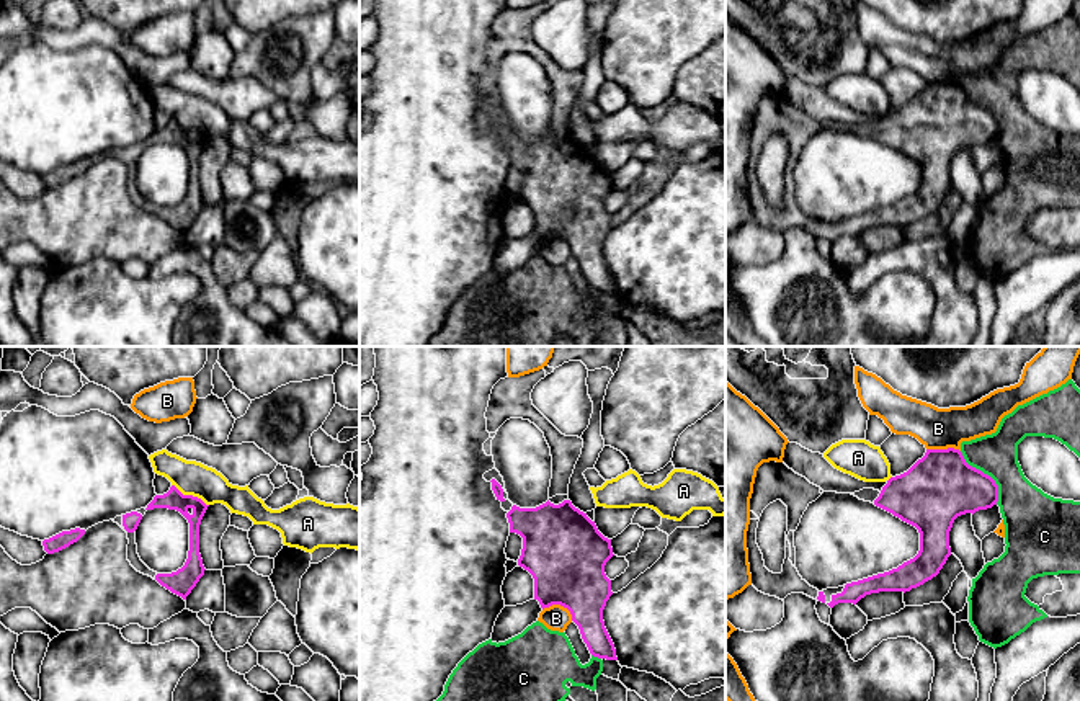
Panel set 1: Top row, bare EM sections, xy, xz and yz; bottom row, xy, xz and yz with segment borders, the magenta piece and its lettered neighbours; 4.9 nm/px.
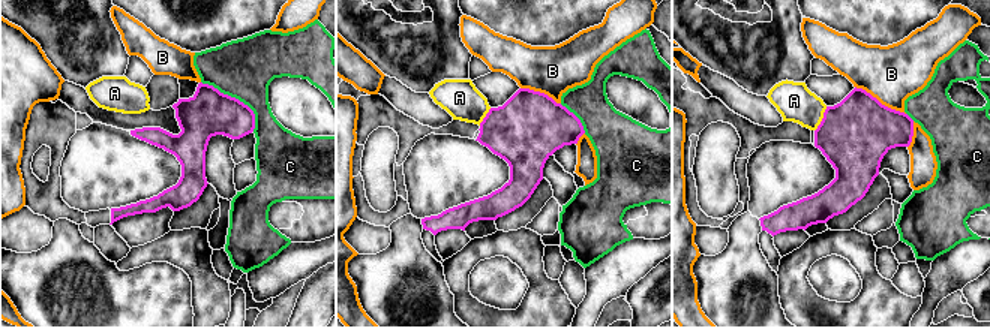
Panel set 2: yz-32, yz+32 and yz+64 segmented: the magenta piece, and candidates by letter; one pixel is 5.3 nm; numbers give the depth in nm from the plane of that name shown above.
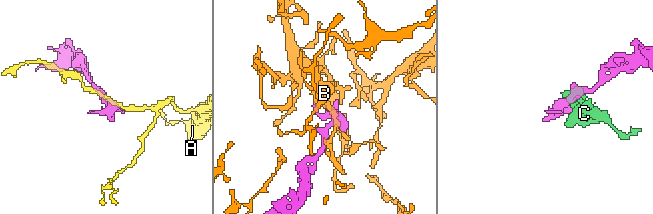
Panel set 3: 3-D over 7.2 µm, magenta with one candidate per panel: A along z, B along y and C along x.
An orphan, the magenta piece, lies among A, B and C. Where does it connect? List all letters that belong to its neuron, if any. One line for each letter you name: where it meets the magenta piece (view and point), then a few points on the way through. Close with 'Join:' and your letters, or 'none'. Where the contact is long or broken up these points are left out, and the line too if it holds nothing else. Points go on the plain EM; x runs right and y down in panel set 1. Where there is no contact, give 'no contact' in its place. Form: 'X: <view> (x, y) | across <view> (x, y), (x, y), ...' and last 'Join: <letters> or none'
Join: none

